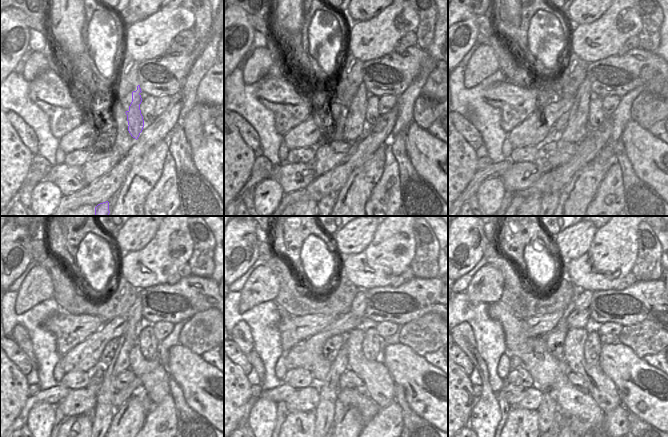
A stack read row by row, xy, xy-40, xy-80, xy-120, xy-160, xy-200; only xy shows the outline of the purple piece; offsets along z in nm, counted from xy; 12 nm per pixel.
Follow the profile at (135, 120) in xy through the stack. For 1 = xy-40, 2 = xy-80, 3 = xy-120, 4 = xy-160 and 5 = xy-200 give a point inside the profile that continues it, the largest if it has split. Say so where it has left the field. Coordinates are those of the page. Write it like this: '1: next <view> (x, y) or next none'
1: next xy-40 (354, 117)
2: next xy-80 (577, 127)
3: next xy-120 (103, 412)
4: next xy-160 (325, 411)
5: next xy-200 (548, 406)

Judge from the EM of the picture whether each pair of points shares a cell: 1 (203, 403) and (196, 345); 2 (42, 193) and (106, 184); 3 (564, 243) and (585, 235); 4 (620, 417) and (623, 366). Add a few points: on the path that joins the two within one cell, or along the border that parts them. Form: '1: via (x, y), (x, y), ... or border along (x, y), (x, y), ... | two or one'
1: border along (178, 344), (185, 345), (200, 355) | two
2: border along (63, 195), (58, 205) | two
3: via (569, 243), (580, 236) | one
4: border along (622, 403), (630, 412) | two

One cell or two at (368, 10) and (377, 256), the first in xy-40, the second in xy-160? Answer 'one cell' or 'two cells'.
two cells

